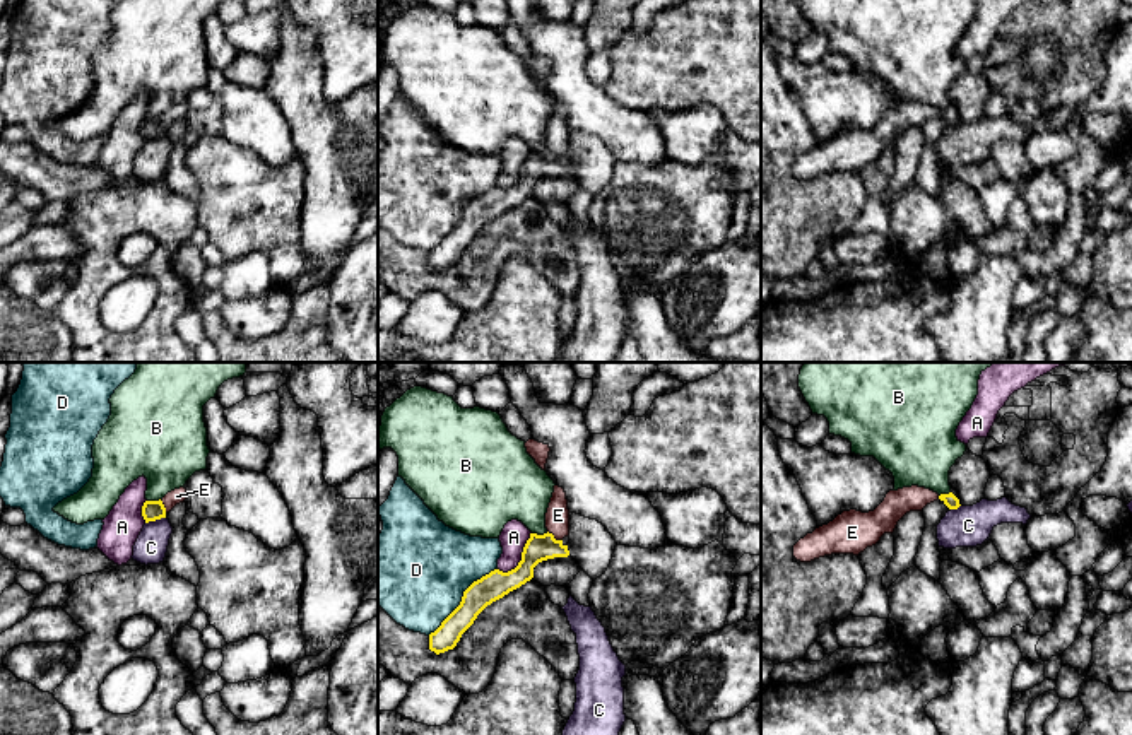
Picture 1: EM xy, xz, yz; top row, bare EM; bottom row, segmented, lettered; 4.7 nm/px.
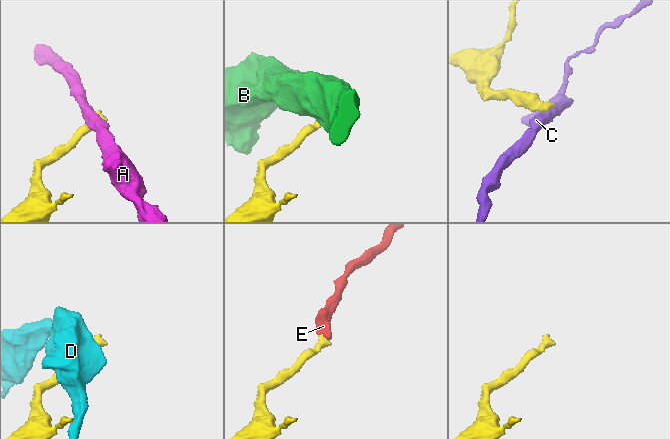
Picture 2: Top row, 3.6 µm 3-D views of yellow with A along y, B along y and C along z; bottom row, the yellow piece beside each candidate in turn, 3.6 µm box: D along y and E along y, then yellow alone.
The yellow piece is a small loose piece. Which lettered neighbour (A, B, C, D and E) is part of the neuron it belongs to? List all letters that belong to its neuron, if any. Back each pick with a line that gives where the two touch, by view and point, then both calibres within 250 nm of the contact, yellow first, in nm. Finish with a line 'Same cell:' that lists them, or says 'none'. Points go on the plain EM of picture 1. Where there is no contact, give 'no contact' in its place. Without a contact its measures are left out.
E: meets yellow in xz at (553, 154); 130 nm thick on the yellow side, 110 nm on the other
Same cell: E

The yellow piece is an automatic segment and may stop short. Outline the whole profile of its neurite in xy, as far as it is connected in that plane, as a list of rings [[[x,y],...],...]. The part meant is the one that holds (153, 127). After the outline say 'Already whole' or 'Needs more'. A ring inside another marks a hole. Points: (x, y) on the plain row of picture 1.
[[[185,104],[174,106],[159,118],[145,118],[142,123],[142,133],[145,140],[166,135],[166,132],[185,116],[186,106]]]. Needs more

